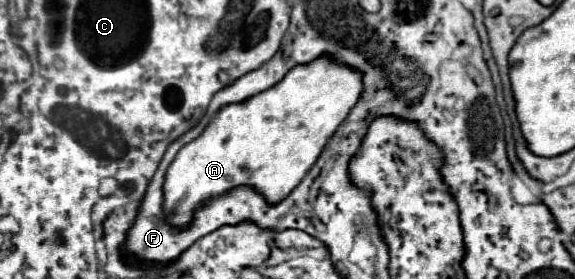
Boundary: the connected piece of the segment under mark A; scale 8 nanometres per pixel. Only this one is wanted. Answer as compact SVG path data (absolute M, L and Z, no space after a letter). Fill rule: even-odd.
M321 54L319 58L307 64L299 64L291 68L283 76L283 80L277 82L273 88L267 88L265 92L259 92L243 102L223 106L207 124L203 134L193 142L185 144L177 152L175 160L171 162L165 174L163 206L167 220L173 226L185 226L191 222L193 212L201 204L241 184L249 184L257 188L261 194L265 194L269 204L277 204L303 180L309 168L317 162L319 154L335 134L337 126L357 104L361 92L363 92L363 74L359 70L351 68L345 62L337 62L331 54Z

